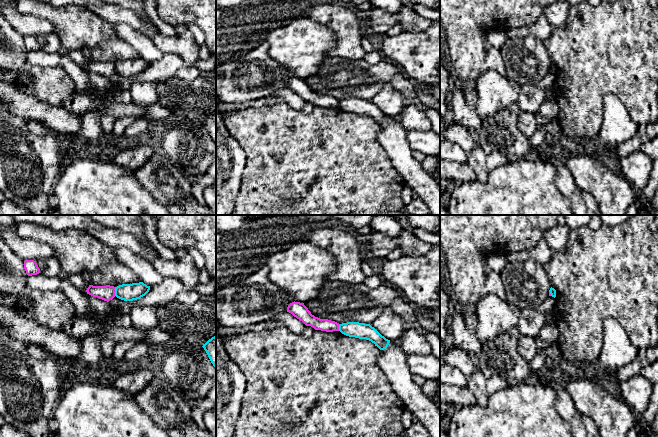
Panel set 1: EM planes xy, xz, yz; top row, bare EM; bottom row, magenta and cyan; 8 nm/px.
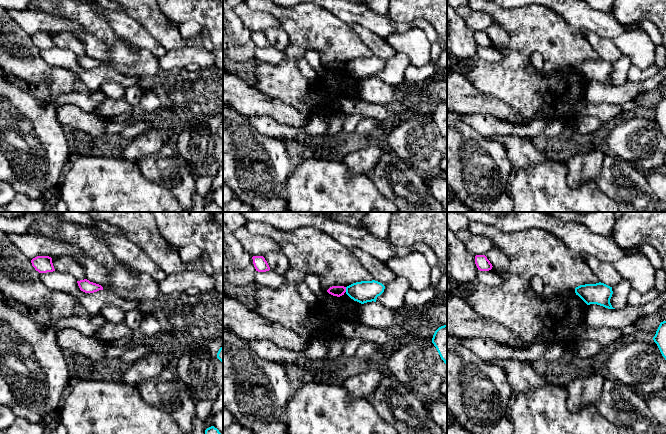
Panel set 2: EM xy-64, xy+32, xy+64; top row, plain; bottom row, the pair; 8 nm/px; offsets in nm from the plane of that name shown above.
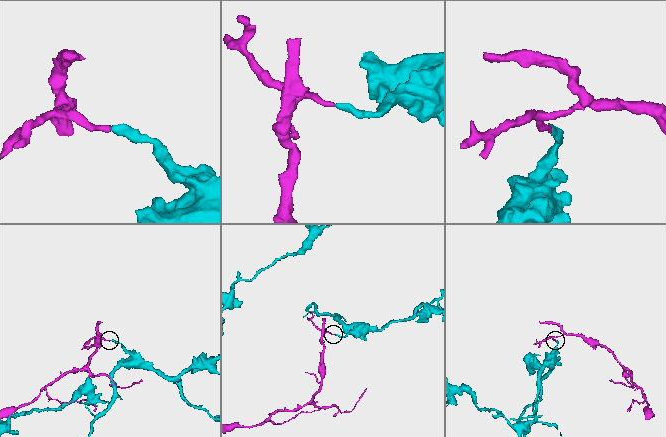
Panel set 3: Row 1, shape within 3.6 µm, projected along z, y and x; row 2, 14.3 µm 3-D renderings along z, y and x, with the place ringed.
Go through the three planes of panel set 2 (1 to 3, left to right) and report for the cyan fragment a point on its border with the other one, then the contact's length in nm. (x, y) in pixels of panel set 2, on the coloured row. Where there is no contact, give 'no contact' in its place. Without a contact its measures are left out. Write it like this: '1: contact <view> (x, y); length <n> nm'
1: no contact
2: contact xy+32 (345, 289); length 40 nm
3: no contact

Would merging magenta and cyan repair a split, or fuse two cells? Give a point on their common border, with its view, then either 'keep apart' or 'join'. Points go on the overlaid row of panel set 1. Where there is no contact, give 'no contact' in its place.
contact xy (114, 291); keep apart

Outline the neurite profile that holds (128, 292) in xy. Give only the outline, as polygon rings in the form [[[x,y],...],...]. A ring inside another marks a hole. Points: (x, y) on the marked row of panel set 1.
[[[143,282],[122,284],[115,287],[115,296],[124,301],[133,301],[145,296],[150,290]]]

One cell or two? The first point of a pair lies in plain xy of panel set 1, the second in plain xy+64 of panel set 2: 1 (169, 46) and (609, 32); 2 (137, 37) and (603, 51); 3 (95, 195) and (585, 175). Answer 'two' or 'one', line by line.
1: two
2: one
3: two

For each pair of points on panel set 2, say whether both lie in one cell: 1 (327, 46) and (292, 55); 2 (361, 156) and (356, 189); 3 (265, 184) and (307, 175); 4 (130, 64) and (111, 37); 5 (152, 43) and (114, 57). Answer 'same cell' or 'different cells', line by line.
1: same cell
2: different cells
3: different cells
4: different cells
5: different cells

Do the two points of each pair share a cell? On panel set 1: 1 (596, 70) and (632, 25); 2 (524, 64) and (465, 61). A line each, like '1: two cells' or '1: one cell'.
1: one cell
2: two cells

